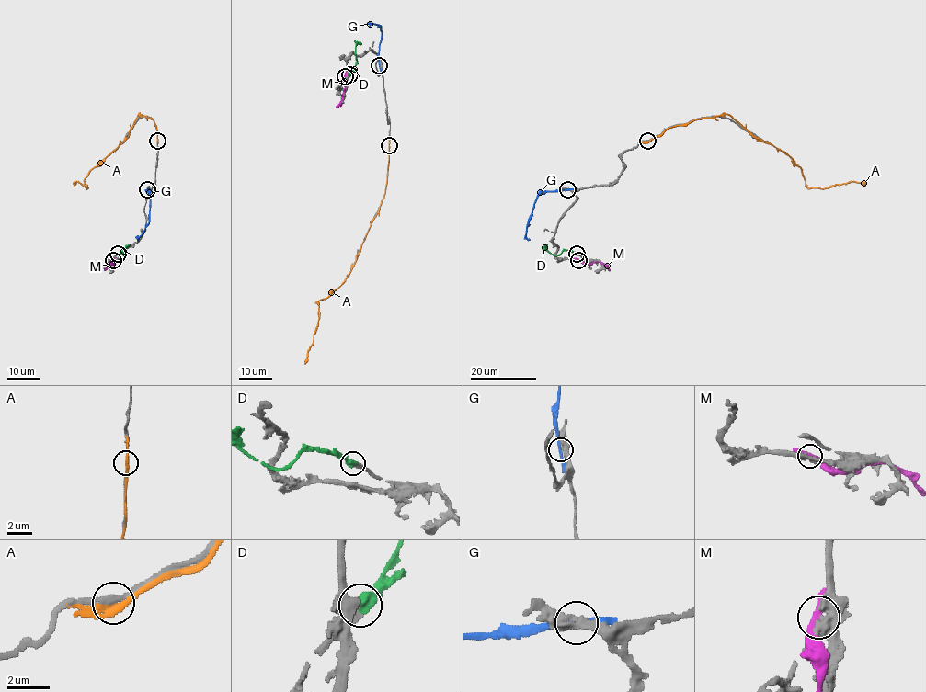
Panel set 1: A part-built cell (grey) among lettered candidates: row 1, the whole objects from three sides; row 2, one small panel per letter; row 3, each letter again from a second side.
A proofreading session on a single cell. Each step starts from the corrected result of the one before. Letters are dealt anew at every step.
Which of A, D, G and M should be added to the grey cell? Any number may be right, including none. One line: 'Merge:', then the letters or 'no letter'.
Merge: D

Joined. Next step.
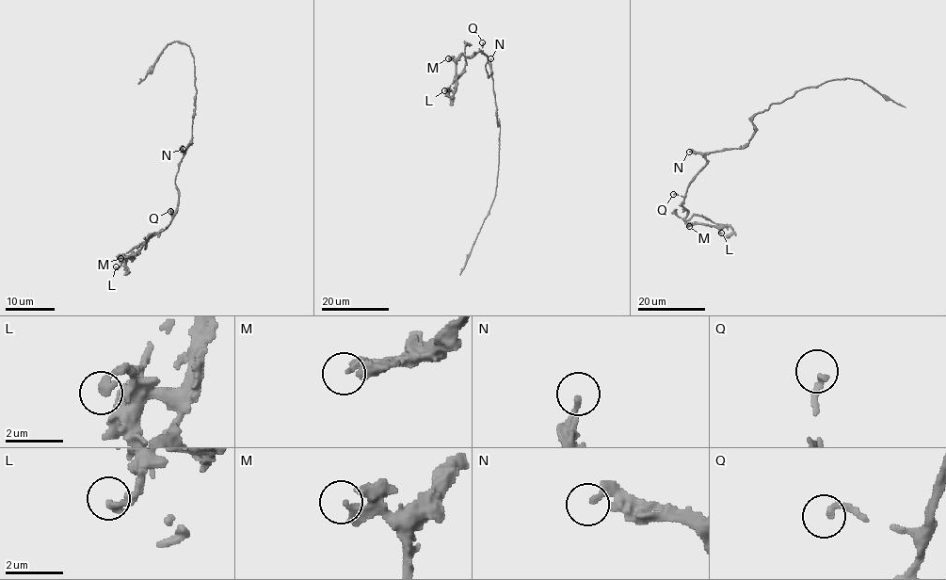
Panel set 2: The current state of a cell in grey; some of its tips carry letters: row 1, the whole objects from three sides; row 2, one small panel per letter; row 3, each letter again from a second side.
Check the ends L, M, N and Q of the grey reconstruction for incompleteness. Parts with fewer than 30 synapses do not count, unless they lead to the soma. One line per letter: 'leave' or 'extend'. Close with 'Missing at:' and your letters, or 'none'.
L: leave
M: leave
N: leave
Q: extend
Missing at: Q

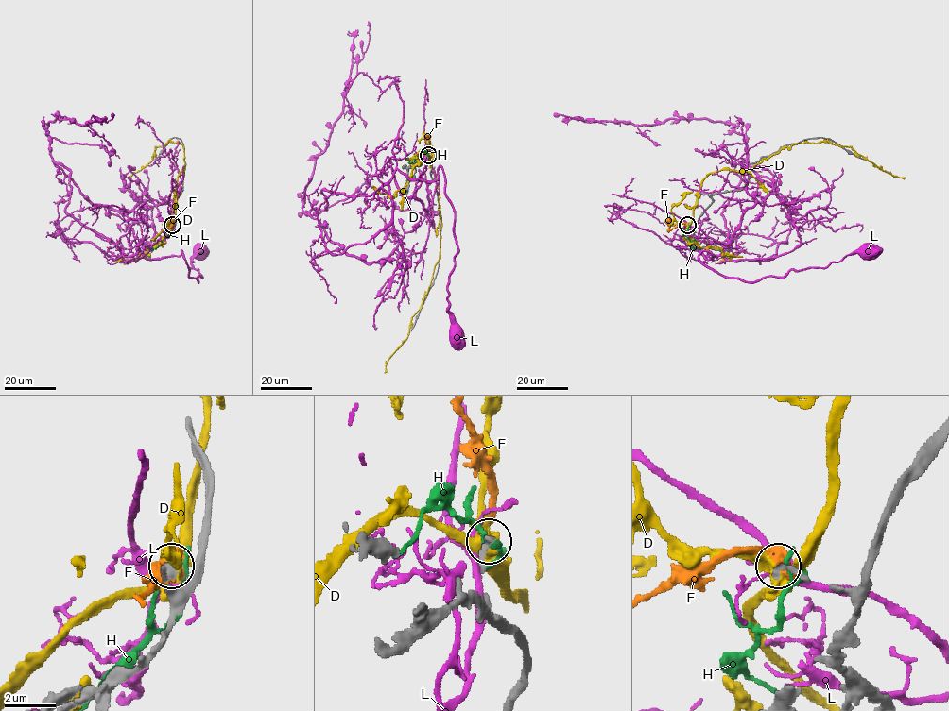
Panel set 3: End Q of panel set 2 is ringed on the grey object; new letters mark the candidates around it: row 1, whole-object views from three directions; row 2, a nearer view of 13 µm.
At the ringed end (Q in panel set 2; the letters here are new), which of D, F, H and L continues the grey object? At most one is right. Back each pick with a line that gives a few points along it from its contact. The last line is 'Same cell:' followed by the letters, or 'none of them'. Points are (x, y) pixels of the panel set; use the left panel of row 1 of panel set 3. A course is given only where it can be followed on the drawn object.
Same cell: F

